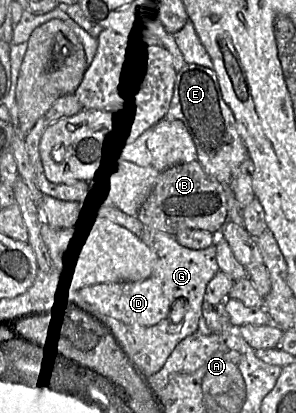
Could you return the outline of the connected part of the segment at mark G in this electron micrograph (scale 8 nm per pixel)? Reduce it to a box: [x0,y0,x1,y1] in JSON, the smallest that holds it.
[100,225,222,378]

